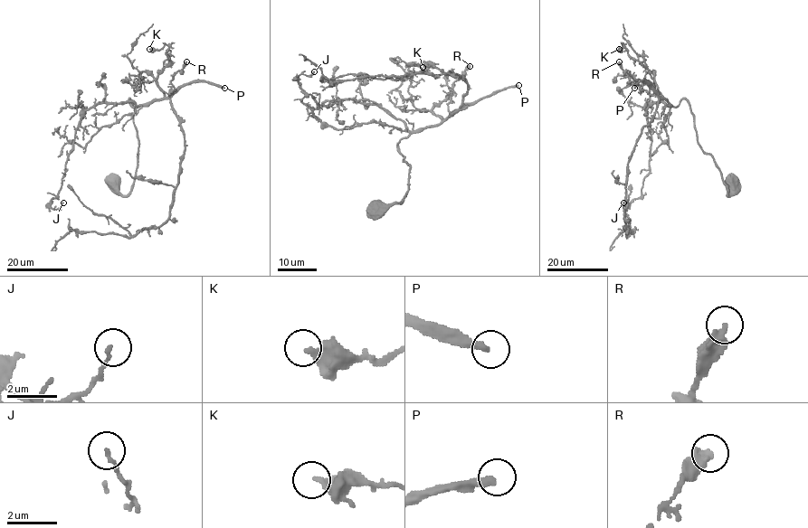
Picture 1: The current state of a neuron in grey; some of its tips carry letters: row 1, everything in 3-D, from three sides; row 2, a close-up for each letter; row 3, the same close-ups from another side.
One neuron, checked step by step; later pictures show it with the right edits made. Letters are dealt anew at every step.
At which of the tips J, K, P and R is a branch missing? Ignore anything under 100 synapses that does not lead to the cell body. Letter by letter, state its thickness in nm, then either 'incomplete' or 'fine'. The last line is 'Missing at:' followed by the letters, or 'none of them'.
J: 120 nm | fine
K: 320 nm | fine
P: 300 nm | incomplete
R: 360 nm | fine
Missing at: P

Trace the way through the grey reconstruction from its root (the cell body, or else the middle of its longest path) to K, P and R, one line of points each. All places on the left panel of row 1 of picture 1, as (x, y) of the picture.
K: (112, 182), (126, 195), (136, 172), (129, 99), (165, 96), (156, 77), (168, 47), (149, 49)
P: (112, 182), (126, 195), (136, 172), (138, 138), (129, 99), (132, 106), (145, 105), (194, 81), (224, 88)
R: (112, 182), (126, 195), (136, 172), (138, 138), (129, 99), (139, 106), (166, 98), (172, 76), (186, 61)

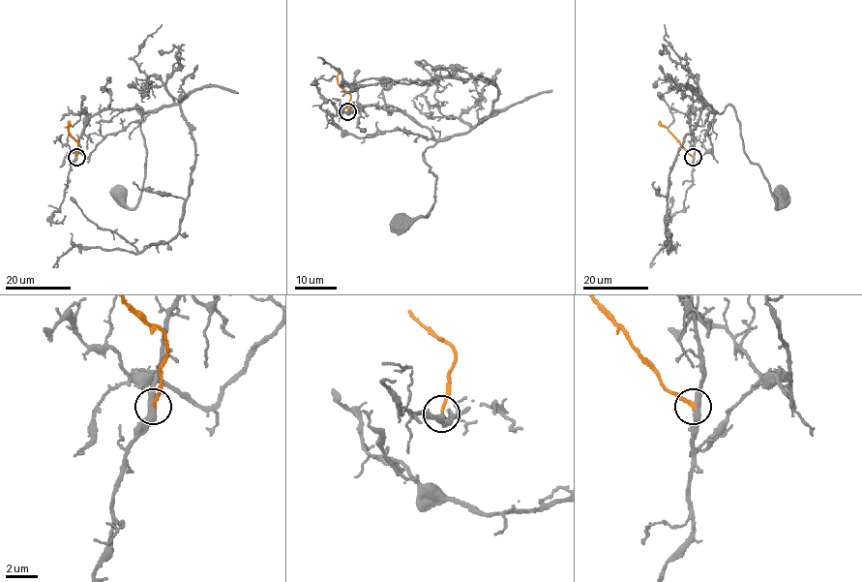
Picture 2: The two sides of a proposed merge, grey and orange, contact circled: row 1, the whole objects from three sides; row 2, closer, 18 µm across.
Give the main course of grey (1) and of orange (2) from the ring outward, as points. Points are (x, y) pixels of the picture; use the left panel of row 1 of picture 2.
1: (76, 156), (89, 117), (106, 109), (146, 111), (136, 106), (146, 153), (141, 195), (129, 208), (118, 194)
2: (76, 156), (78, 142), (69, 133), (68, 121)

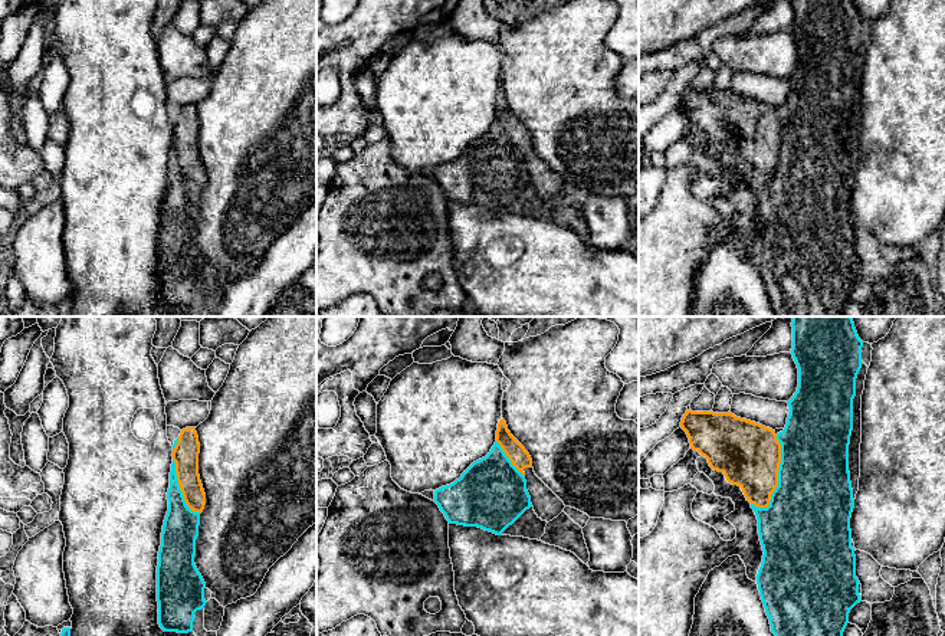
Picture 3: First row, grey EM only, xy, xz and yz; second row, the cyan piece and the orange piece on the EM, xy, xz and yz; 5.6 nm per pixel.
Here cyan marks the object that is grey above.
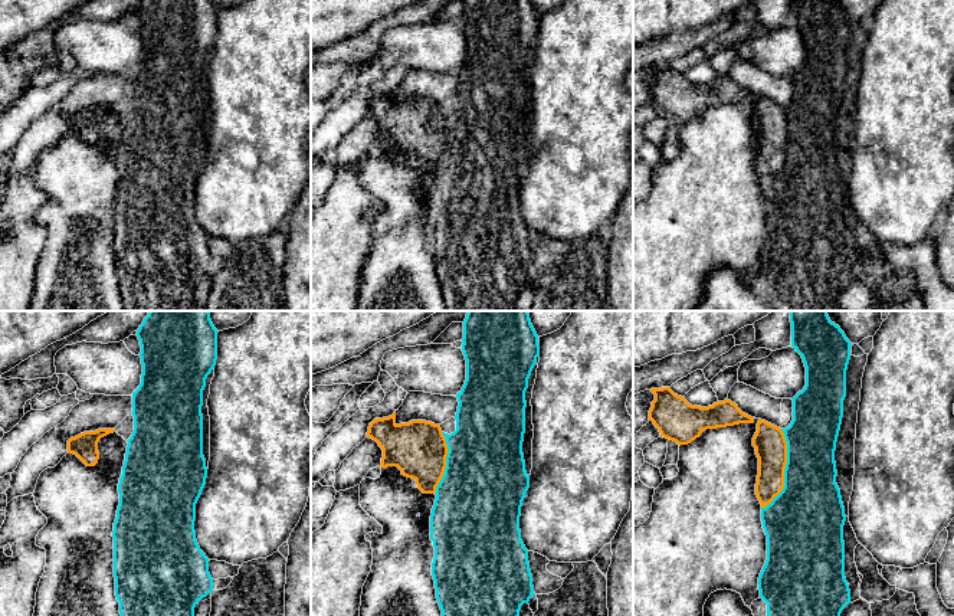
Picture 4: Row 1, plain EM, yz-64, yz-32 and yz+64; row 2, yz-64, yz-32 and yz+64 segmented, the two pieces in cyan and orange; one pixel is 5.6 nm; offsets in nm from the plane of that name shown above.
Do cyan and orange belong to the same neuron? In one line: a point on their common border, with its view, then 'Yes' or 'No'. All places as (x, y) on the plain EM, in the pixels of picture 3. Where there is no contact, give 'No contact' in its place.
Touches cyan at yz (778, 153). No

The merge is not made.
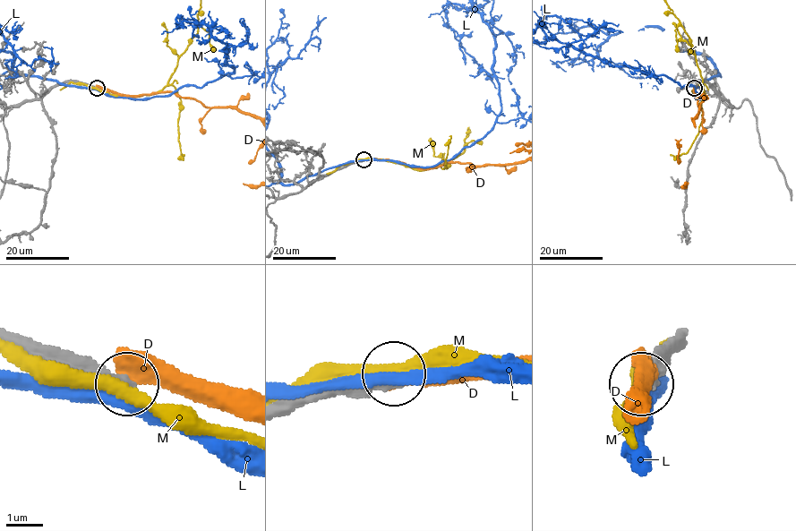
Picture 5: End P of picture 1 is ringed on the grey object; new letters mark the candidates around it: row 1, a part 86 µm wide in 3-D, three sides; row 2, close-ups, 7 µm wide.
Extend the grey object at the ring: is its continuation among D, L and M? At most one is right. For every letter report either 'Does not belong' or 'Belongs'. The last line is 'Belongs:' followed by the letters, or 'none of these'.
D: Does not belong
L: Does not belong
M: Does not belong
Belongs: none of these

